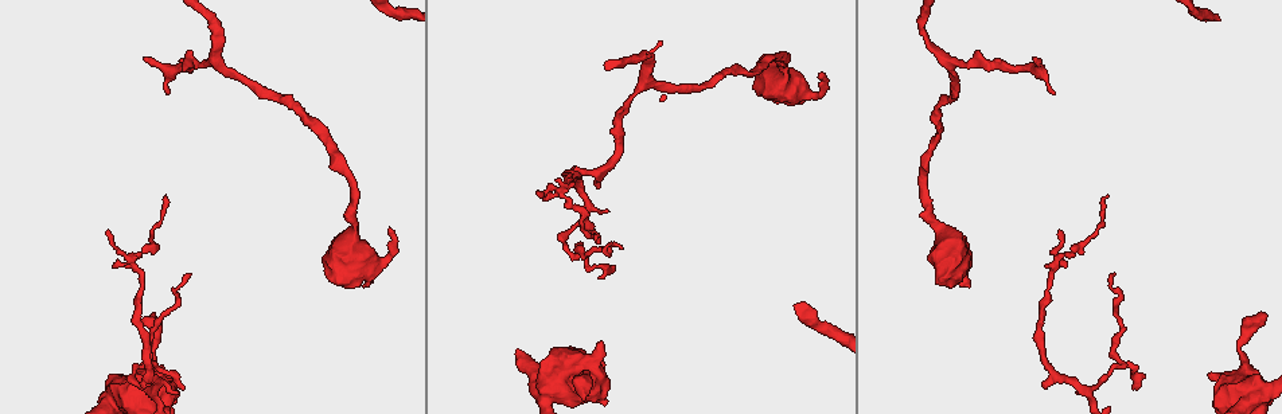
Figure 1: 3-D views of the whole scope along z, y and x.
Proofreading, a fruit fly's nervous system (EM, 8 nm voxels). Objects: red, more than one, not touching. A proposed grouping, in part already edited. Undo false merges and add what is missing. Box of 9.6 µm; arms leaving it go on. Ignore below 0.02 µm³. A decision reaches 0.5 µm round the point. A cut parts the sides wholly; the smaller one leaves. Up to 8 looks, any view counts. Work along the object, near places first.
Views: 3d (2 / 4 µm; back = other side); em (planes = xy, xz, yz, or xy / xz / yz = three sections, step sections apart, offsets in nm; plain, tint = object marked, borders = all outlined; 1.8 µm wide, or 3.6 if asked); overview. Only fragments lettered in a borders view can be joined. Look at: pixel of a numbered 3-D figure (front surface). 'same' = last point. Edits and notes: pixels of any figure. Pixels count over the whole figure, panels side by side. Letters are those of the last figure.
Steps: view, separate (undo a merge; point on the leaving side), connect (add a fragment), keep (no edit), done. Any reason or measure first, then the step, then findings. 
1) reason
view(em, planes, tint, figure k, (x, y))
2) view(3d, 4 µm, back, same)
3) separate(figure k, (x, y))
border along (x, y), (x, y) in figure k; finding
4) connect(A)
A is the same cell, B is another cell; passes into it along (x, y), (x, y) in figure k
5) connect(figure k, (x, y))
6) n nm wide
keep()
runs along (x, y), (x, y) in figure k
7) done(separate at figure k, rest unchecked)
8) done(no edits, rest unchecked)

stops while still wide
view(3d, 4 µm, figure 1, (968, 287))

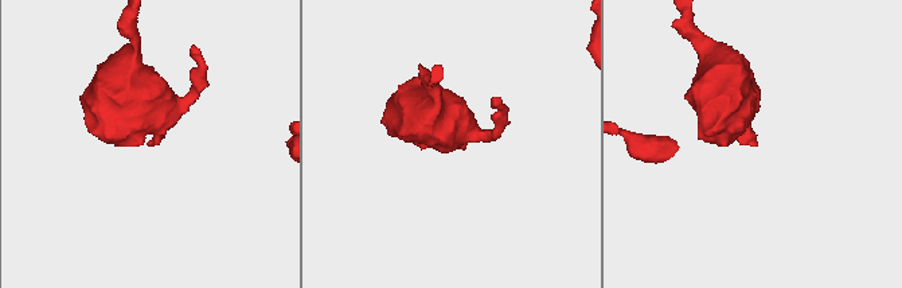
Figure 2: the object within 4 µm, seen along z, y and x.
need the tissue
view(em, planes, borders, figure 2, (150, 145))

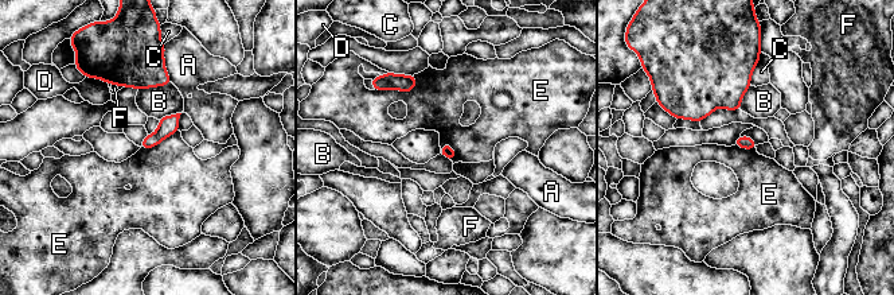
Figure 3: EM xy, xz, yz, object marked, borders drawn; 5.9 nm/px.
keep()
A, B, C, D, E and F are other cells; border along (417, 77), (409, 92), (374, 90) in figure 3; no lettered fragment goes on from it

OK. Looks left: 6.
free end
view(3d, 2 µm, back, figure 1, (147, 386))

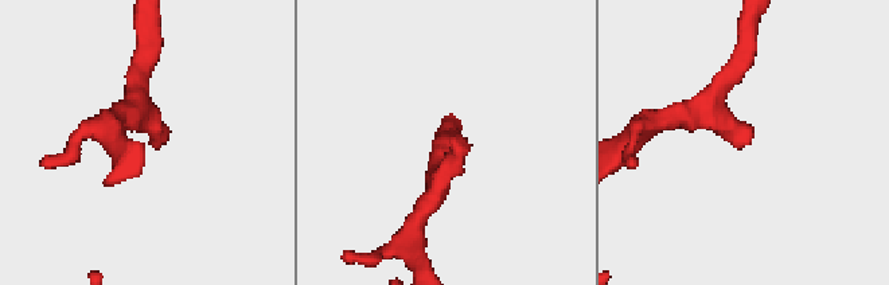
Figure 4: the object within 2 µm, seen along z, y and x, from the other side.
now the EM
view(em, xy, step 8, borders, figure 4, (747, 142))

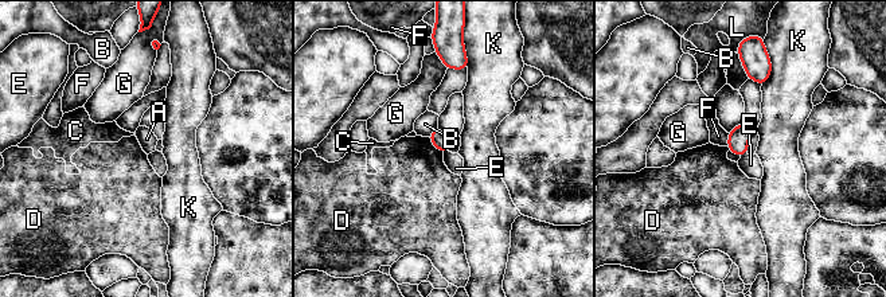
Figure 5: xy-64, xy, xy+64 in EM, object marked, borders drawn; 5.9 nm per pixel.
view(em, planes, borders, same)

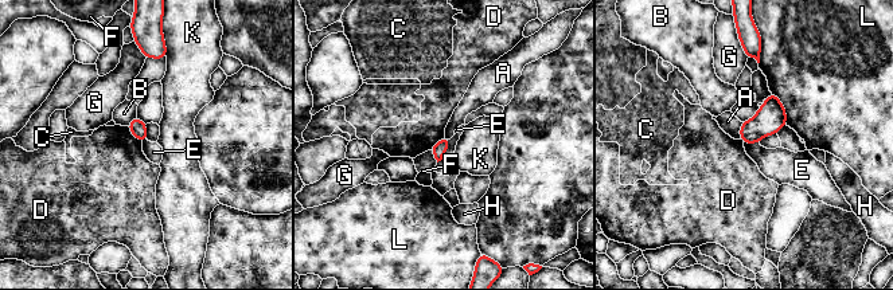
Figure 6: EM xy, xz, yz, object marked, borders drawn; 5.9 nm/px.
keep()
A, B, C, D, E, F, G, H, K and L are other cells; no lettered fragment goes on from it

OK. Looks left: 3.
calibre changes
view(3d, 4 µm, figure 1, (553, 387))

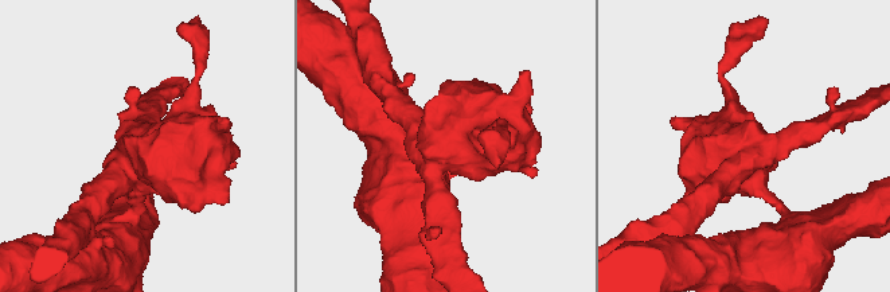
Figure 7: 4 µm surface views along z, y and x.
now the EM
view(em, 3.6 µm, yz, step 8, tint, figure 7, (741, 151))

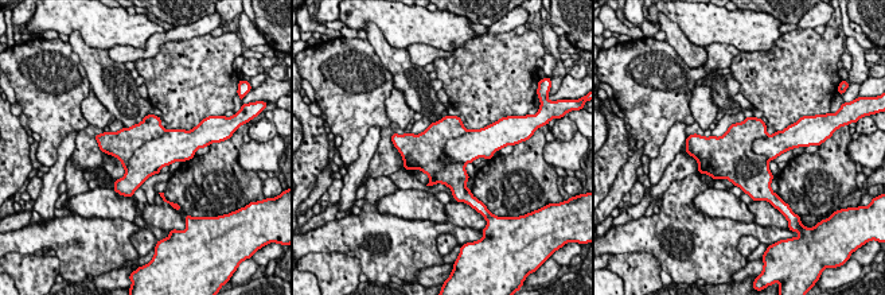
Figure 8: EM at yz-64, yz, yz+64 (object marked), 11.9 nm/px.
another direction
view(em, 3.6 µm, planes, borders, same)

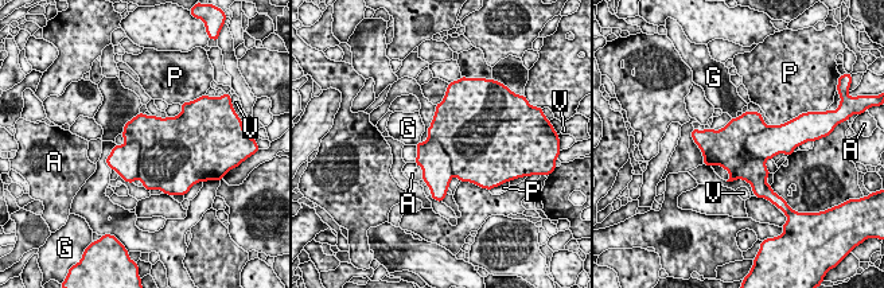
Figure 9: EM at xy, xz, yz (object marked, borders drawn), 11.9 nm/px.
keep()
A, G, P and V are other cells; all the same neuron

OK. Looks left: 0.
done(no edits, rest unchecked)

